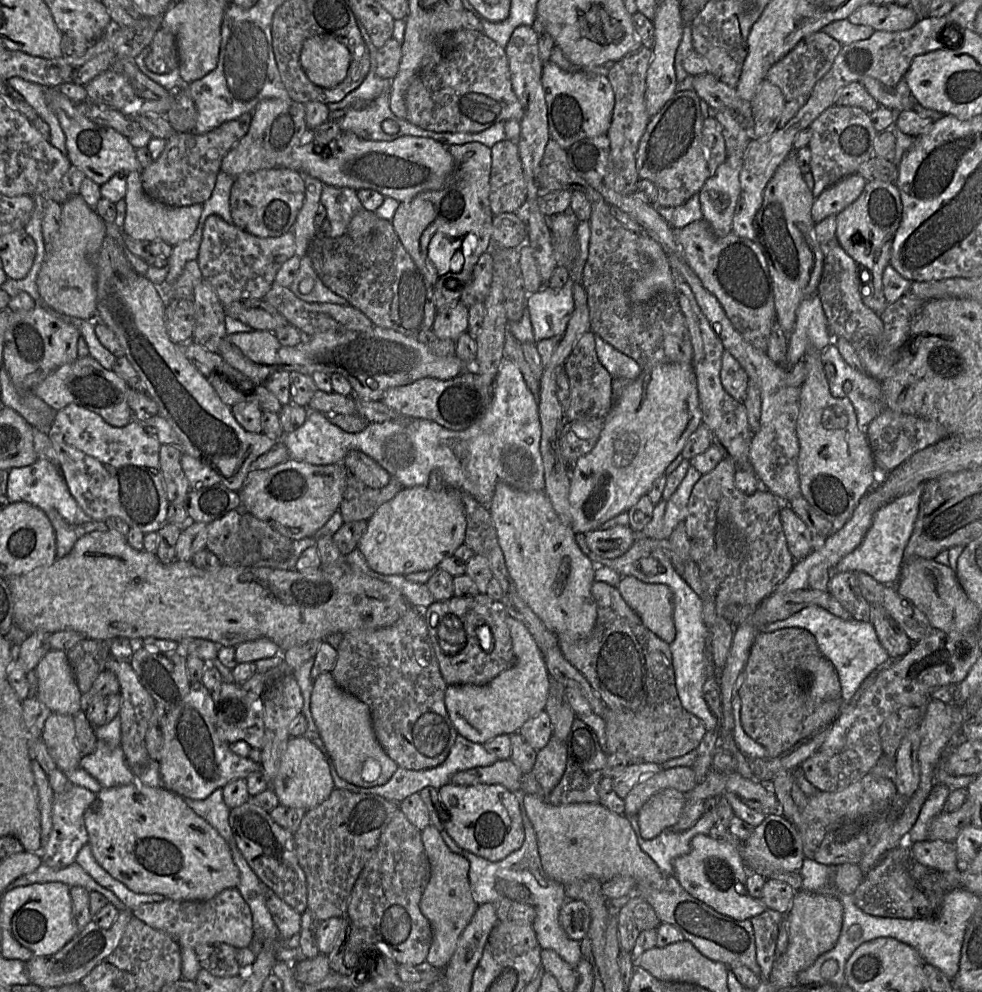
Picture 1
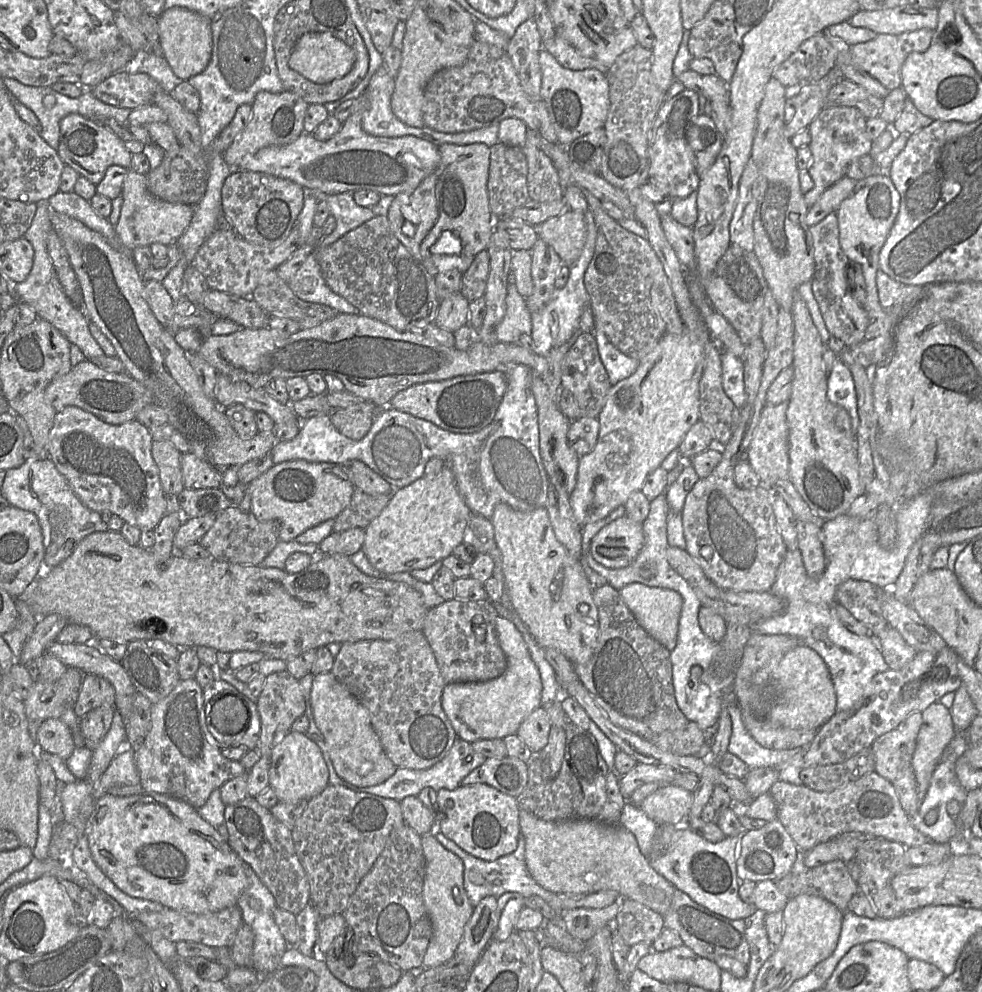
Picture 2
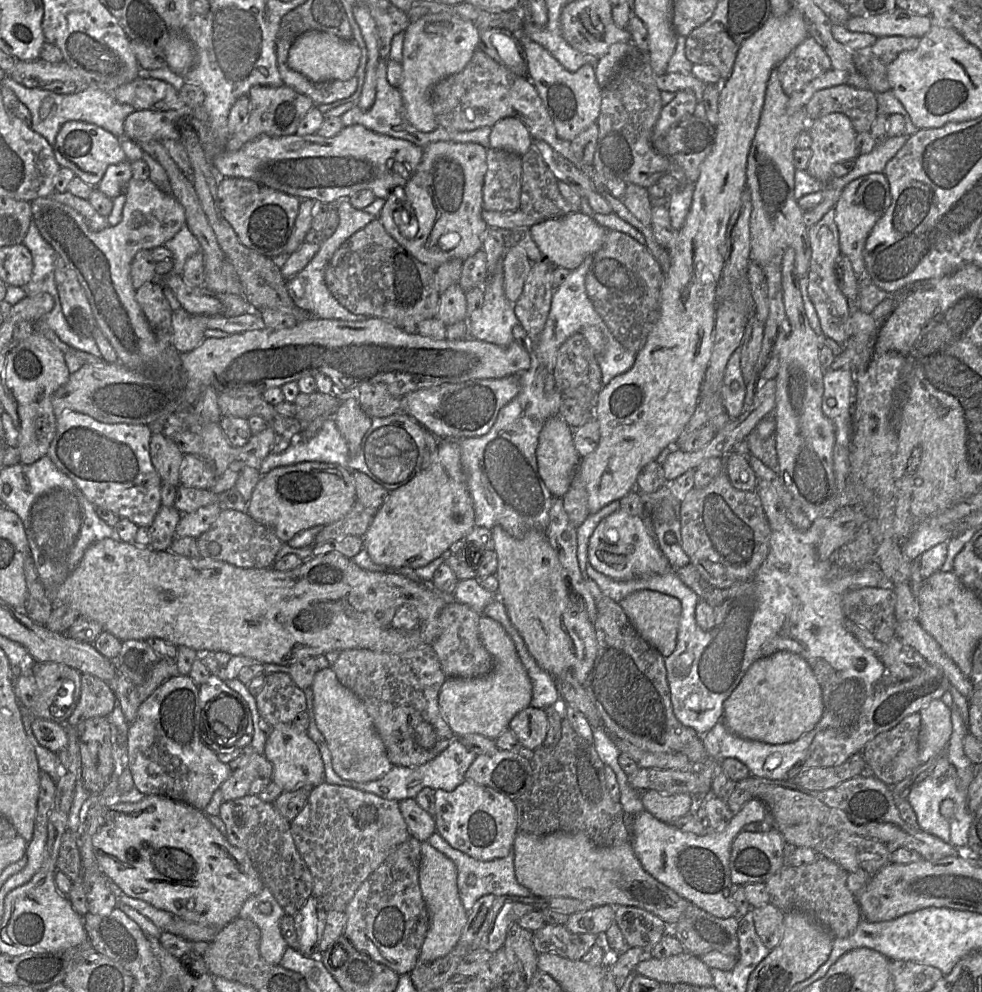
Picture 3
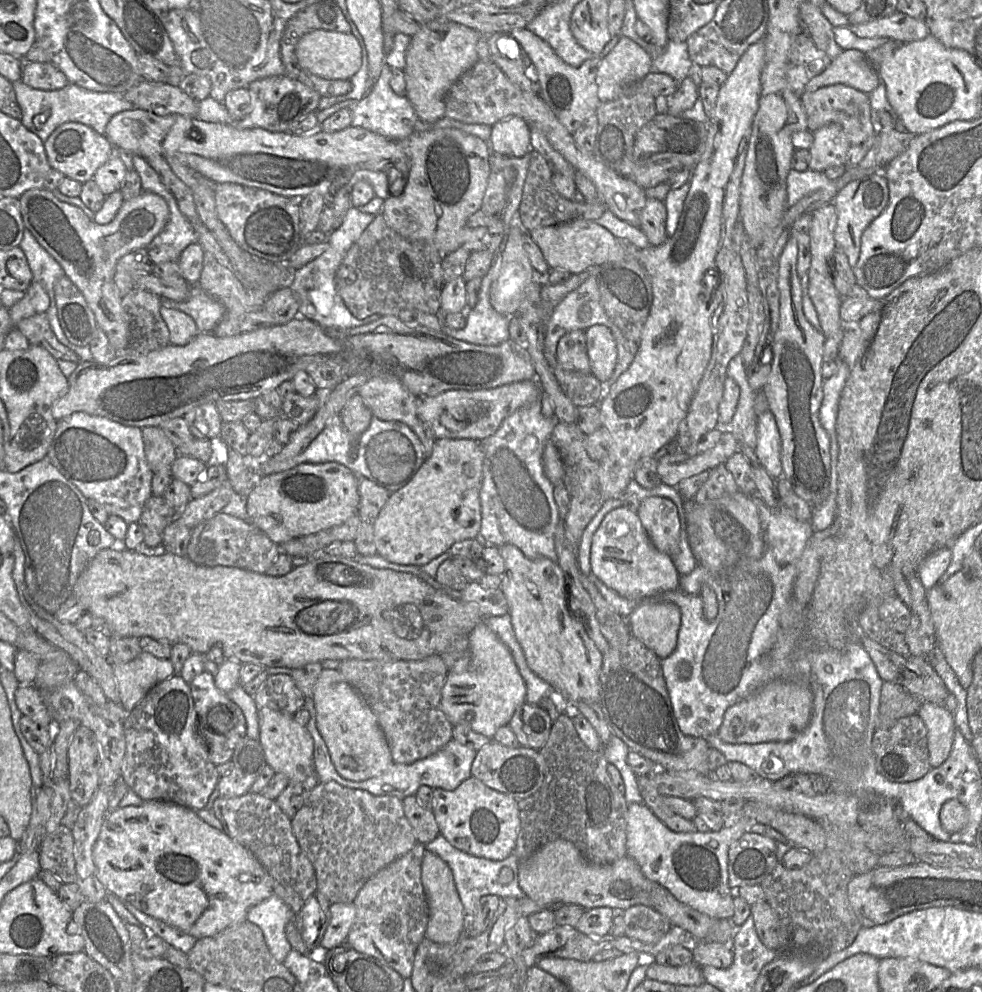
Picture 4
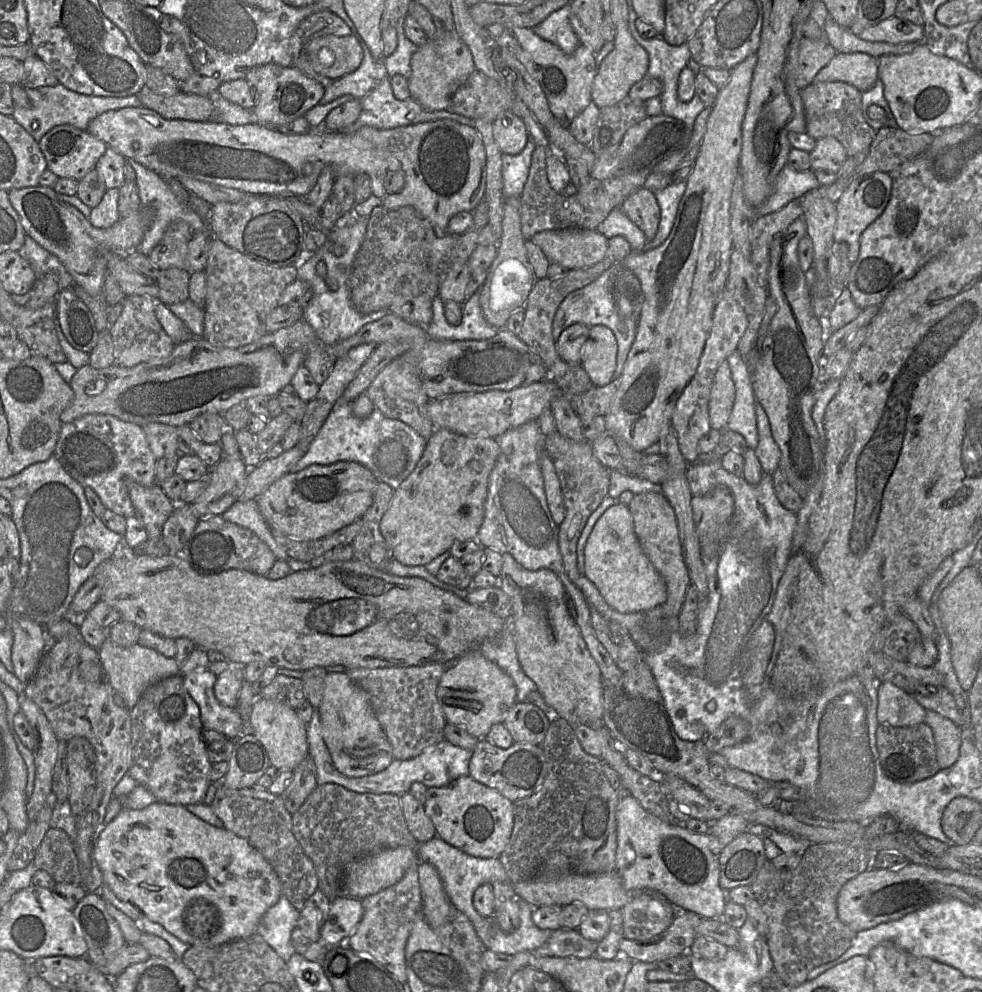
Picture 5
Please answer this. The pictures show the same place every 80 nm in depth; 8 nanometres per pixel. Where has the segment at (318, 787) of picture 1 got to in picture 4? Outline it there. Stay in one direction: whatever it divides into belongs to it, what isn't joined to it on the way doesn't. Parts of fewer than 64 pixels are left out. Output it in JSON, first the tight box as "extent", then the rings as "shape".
{"extent":[258,708,314,782],"shape":[[[269,708],[258,710],[259,741],[263,747],[267,764],[276,773],[284,774],[290,782],[305,780],[314,771],[314,742],[307,728],[299,724],[293,715]]]}

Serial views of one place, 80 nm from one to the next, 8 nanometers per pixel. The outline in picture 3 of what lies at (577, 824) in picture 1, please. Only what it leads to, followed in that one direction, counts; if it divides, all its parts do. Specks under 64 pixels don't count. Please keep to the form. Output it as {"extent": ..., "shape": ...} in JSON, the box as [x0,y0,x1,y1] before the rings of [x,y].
{"extent":[513,824,688,926],"shape":[[[517,824],[517,833],[513,844],[513,851],[515,853],[514,866],[515,866],[515,875],[518,883],[527,889],[529,889],[532,895],[540,898],[552,898],[552,897],[564,897],[564,898],[573,898],[585,903],[588,903],[594,907],[610,905],[610,906],[634,906],[644,910],[647,910],[657,916],[659,916],[665,923],[669,926],[674,925],[681,915],[684,913],[685,909],[688,906],[688,901],[680,897],[674,890],[664,885],[663,883],[656,880],[648,872],[645,871],[641,862],[635,855],[633,847],[630,841],[627,841],[619,846],[614,847],[603,847],[596,845],[586,834],[577,832],[577,833],[565,833],[565,832],[554,832],[544,836],[536,836],[533,834],[528,834],[518,831]]]}

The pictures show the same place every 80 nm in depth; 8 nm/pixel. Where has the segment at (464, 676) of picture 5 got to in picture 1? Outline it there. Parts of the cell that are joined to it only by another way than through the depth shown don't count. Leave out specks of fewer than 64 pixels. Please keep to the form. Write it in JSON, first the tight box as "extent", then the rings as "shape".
{"extent":[445,616,552,743],"shape":[[[510,616],[506,622],[515,655],[513,666],[485,685],[453,684],[445,691],[445,706],[457,733],[474,743],[519,732],[527,720],[545,710],[552,679],[544,655],[522,622]]]}

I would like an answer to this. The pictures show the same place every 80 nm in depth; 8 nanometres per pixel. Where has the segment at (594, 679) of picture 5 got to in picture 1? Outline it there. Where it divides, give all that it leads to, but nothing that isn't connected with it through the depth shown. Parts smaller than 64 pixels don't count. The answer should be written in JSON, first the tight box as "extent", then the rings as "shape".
{"extent":[488,482,597,636],"shape":[[[499,482],[488,510],[507,570],[522,600],[556,636],[561,633],[588,636],[597,619],[597,604],[591,593],[595,563],[581,551],[572,526],[561,522],[545,491],[522,491]]]}

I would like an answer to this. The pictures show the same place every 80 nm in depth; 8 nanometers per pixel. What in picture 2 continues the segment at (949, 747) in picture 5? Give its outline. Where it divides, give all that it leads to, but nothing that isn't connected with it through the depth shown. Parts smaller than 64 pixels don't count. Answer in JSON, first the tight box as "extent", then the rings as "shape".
{"extent":[912,702,955,801],"shape":[[[939,702],[930,704],[921,712],[922,722],[916,738],[915,751],[912,757],[912,769],[915,774],[917,794],[920,801],[923,800],[929,787],[930,779],[939,759],[955,735],[955,729],[951,719],[950,710]]]}

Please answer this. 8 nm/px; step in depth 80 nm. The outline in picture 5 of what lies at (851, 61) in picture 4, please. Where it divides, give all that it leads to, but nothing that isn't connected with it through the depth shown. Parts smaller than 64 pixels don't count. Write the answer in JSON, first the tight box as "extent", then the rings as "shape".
{"extent":[812,53,878,92],"shape":[[[837,53],[814,77],[812,83],[845,82],[860,92],[869,90],[878,79],[877,58],[866,53]]]}

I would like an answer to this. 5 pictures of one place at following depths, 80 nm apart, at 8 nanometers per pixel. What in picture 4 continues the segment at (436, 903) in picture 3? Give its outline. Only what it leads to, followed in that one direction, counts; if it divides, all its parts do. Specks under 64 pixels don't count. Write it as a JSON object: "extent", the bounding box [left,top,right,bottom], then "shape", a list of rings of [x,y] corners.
{"extent":[421,850,468,944],"shape":[[[425,850],[422,859],[421,881],[428,902],[428,924],[425,937],[438,944],[456,944],[465,935],[468,919],[450,867],[438,855]]]}

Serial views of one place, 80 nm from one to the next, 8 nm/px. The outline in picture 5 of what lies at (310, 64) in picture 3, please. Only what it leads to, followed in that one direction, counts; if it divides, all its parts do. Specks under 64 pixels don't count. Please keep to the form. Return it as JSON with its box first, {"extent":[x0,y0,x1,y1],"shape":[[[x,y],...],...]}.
{"extent":[306,35,363,80],"shape":[[[324,35],[311,40],[306,52],[316,73],[331,80],[353,73],[363,60],[363,51],[354,35]]]}

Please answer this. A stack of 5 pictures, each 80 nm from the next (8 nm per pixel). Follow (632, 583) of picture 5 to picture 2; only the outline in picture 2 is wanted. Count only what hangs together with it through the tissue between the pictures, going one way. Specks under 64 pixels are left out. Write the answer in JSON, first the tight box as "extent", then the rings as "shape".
{"extent":[590,516,643,569],"shape":[[[623,516],[604,526],[592,538],[590,553],[604,567],[619,569],[632,564],[643,545],[642,524]]]}

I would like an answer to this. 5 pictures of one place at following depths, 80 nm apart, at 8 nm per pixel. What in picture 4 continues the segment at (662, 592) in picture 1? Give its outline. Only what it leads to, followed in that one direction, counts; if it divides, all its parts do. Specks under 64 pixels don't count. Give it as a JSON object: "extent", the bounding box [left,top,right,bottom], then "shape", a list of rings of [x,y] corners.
{"extent":[627,600,680,659],"shape":[[[655,600],[643,601],[627,618],[632,635],[660,659],[675,650],[680,621],[676,604]]]}

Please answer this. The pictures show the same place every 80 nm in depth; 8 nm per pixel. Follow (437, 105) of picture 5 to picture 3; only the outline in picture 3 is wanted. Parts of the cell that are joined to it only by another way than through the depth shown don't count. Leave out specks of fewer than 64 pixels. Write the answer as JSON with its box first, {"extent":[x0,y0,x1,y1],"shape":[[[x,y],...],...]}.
{"extent":[398,13,480,132],"shape":[[[449,13],[431,14],[411,21],[404,32],[402,81],[398,87],[405,116],[422,132],[438,127],[430,100],[431,90],[442,79],[462,71],[479,49],[480,30],[470,20]]]}

